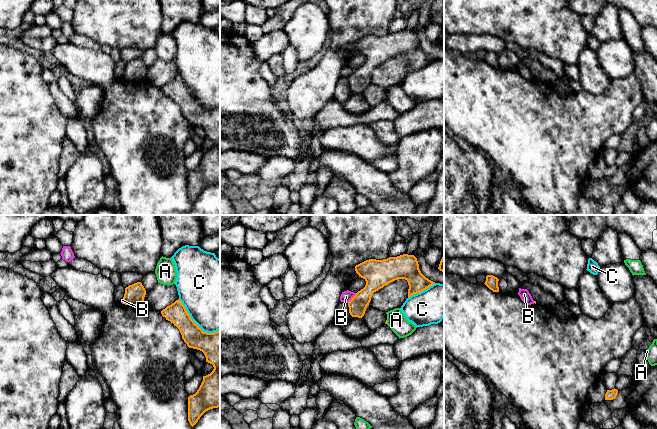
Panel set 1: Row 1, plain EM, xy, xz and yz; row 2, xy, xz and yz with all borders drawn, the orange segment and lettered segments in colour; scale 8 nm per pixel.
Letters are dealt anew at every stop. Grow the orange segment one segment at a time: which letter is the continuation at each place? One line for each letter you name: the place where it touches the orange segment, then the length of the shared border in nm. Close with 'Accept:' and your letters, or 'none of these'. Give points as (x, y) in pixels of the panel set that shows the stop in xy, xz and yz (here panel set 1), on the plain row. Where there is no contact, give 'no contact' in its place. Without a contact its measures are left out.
Accept: none of these

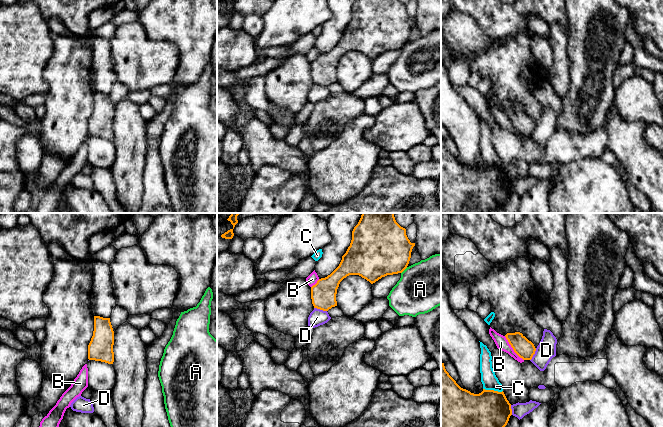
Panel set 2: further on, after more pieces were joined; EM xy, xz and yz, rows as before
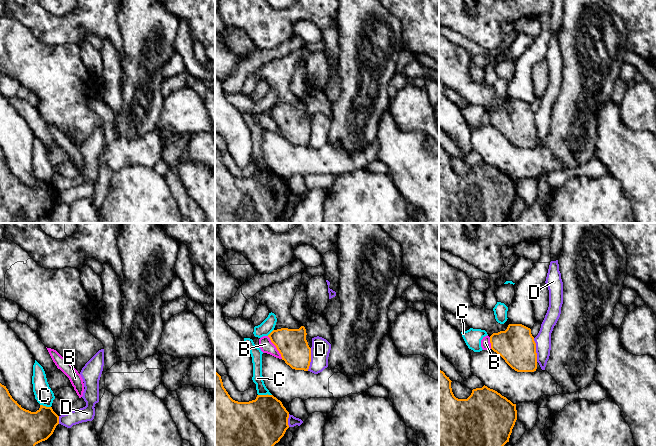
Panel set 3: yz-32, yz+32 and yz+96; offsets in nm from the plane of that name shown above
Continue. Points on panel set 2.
Accept: none of these

